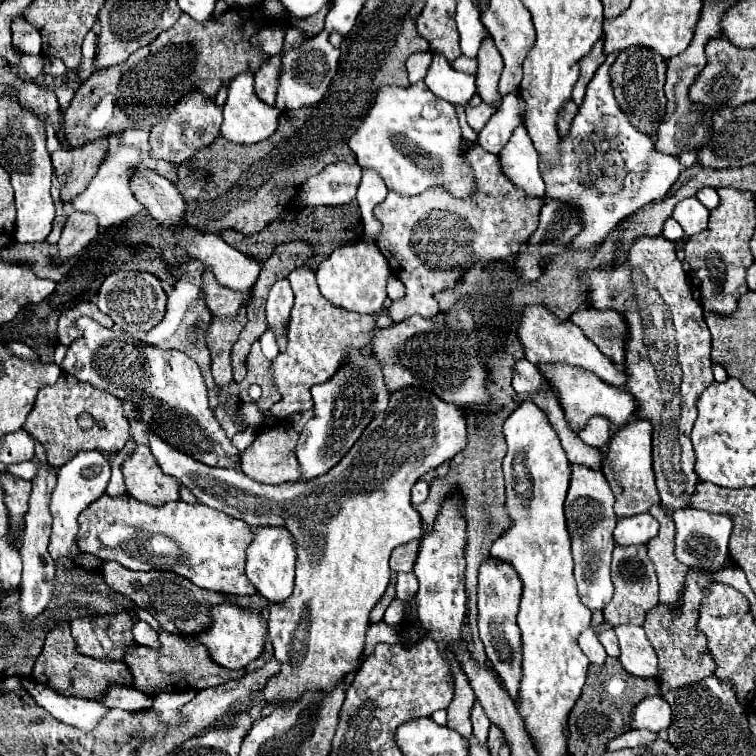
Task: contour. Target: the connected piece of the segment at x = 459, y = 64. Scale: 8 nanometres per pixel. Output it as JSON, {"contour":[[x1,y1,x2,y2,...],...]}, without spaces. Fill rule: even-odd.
{"contour":[[458,57,454,63,452,63,454,69,458,71,466,71,466,73,476,73,476,59,468,59,468,57]]}

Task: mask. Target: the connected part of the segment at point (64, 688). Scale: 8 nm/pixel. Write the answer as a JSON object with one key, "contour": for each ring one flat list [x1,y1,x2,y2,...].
{"contour":[[70,621,58,623,48,635,42,653,38,655,32,675,36,683,44,683,46,687,52,687,60,695,78,695,96,699,110,683,120,685,132,685,132,673,122,661,110,661,110,659,92,659,88,655,80,655,76,651,76,641,70,635]]}

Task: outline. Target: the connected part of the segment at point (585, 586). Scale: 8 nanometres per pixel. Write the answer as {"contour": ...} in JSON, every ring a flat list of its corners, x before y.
{"contour":[[574,463,570,465,570,471,572,471,572,479,566,497,566,521,572,537,572,555,576,563,574,575,578,583,578,595,590,611,602,611,612,601,614,595,614,587,610,581,610,561,614,549,612,531,618,521,612,509,614,493,600,469,588,469,584,465]]}

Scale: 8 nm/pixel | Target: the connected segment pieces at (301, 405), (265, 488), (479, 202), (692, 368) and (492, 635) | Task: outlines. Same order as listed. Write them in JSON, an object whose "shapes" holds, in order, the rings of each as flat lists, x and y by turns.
{"shapes":[[[298,267,286,277,296,295,288,331,288,347,272,359,270,375,276,391,280,391,282,399,270,409,272,415,286,419,292,413,302,413,314,407,310,389,318,383,326,383,332,375,344,367,348,361,348,349,360,351,370,339,370,331,374,329,372,315,360,315,352,311,344,311,342,307,332,307,324,295,320,295,320,287,316,283,314,271,308,267]],[[402,387,390,393,388,409,376,415,354,447,342,457,342,461,326,475,312,481,264,485,246,477,240,469,208,467,194,461,188,455,172,449,160,437,150,435,150,449,164,473,176,477,186,485,198,501,230,517,242,519,252,527,258,525,284,525,292,531,298,543,296,559,296,583,294,591,284,603,272,603,268,611,268,635,274,645,274,655,282,663,278,675,274,675,264,691,256,699,272,703,296,701,304,691,322,689,330,691,342,677,358,669,358,657,364,647,364,635,370,625,368,615,376,601,384,595,390,581,388,559,394,547,408,541,420,541,424,535,422,517,412,507,412,485,430,469,436,469,444,461,452,459,466,445,466,419,460,407,444,403,432,391,422,387]],[[474,145,468,149,464,161,468,167,474,171,476,187,472,197,468,199,456,199,450,195,450,191,444,191,444,187,432,187,420,195,414,197,400,197,398,193,388,193,384,203,374,207,374,217,382,221,384,229,380,235,382,241,382,253,390,261,392,273,404,283,406,293,398,301,392,301,388,307,388,317,398,323,404,321,412,315,420,315,424,319,430,319,438,315,438,303,434,299,434,293,440,289,452,287,462,269,468,269,476,261,484,259,506,259,508,255,514,255,520,251,520,245,524,245,530,235,538,227,538,217,540,217,540,207,544,205,544,199,540,197,528,197,524,191,514,187,500,171,498,167,498,157,484,151,480,145]],[[640,235,634,239,626,261,616,267,596,267,580,271,580,279,586,283,586,307,592,309,614,309,624,315,628,321,628,347,626,347,626,371,628,383,624,385,630,395,634,395,636,403,640,403,640,411,636,411,636,419,648,419,654,427,652,431,652,461,656,473,656,487,662,499,662,507,680,509,688,507,688,499,698,483,694,473,694,449,690,443,690,431,696,419,696,399,698,395,714,381,710,365,710,331,704,323,704,311,700,303,694,299,688,275,684,271,682,261,678,259,676,243,664,239,662,235,650,237]],[[488,559,486,563,480,565,480,575,478,575,480,639,486,647,486,655,488,655,490,665,500,675,504,687,512,699,518,697,518,683,522,677,522,671,520,671,520,661,522,661,522,657,520,657,520,629,516,625,520,595,522,595,522,581,520,581,518,573,512,569,512,565,498,561,498,559]]]}

